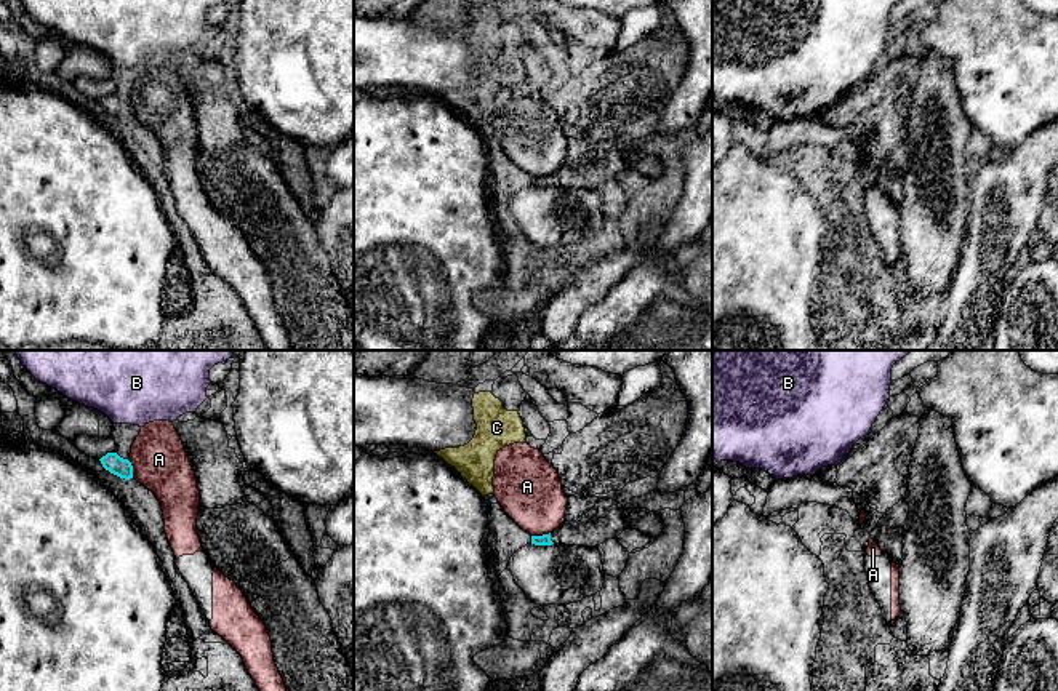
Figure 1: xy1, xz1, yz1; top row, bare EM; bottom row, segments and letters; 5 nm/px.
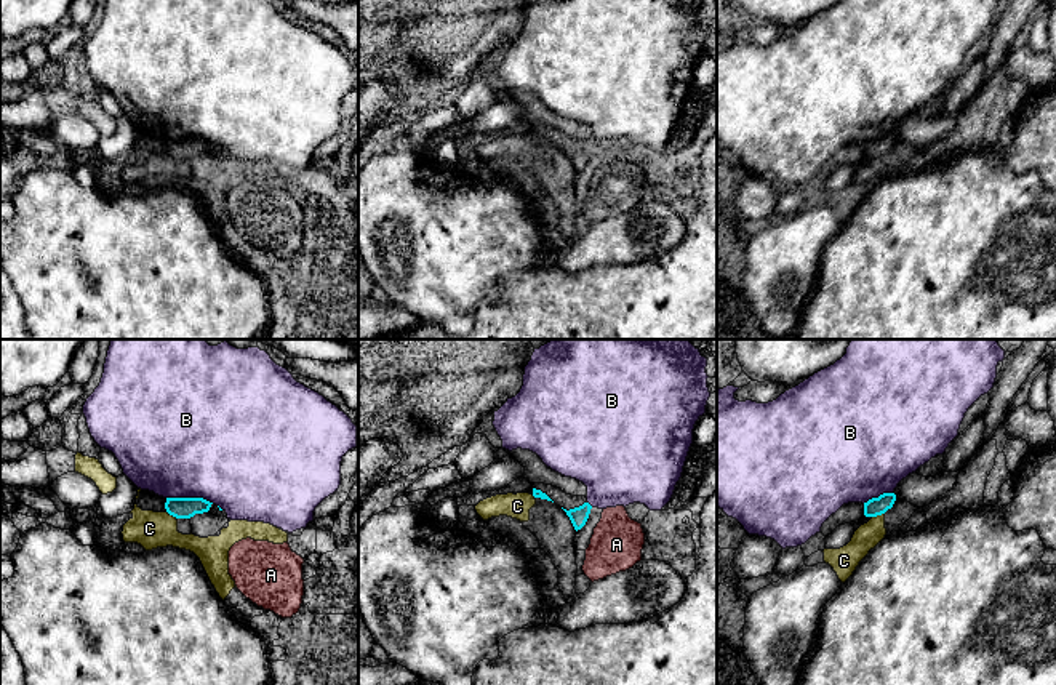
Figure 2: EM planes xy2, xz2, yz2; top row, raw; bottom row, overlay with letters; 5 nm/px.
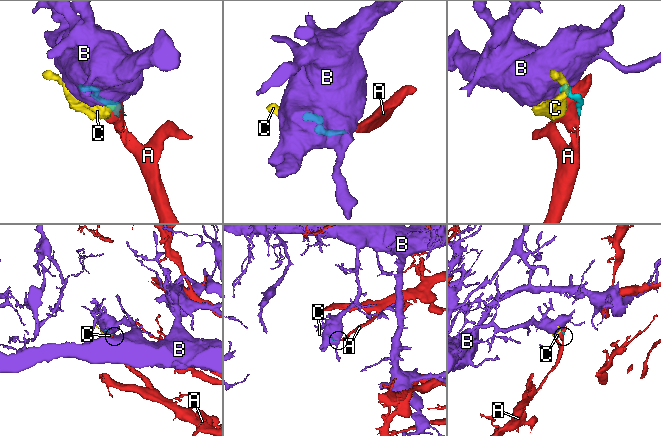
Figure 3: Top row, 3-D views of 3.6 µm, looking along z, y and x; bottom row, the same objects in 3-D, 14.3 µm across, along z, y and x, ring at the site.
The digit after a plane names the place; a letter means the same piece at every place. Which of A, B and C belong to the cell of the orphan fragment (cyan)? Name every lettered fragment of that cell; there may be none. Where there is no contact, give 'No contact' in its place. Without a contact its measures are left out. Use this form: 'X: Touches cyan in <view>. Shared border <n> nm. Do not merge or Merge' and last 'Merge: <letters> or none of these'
A: Touches cyan in xy1. Shared border 100 nm. Do not merge
B: Touches cyan in xy2. Shared border 240 nm. Do not merge
C: Touches cyan in yz2. Shared border 70 nm. Do not merge
Merge: none of these

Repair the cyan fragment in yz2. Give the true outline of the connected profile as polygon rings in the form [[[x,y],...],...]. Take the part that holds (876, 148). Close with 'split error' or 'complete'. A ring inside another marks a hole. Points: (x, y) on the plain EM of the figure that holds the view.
[[[883,134],[878,139],[872,139],[867,144],[864,144],[864,157],[866,158],[877,158],[885,155],[888,150],[893,149],[896,142],[894,134]]]; complete

